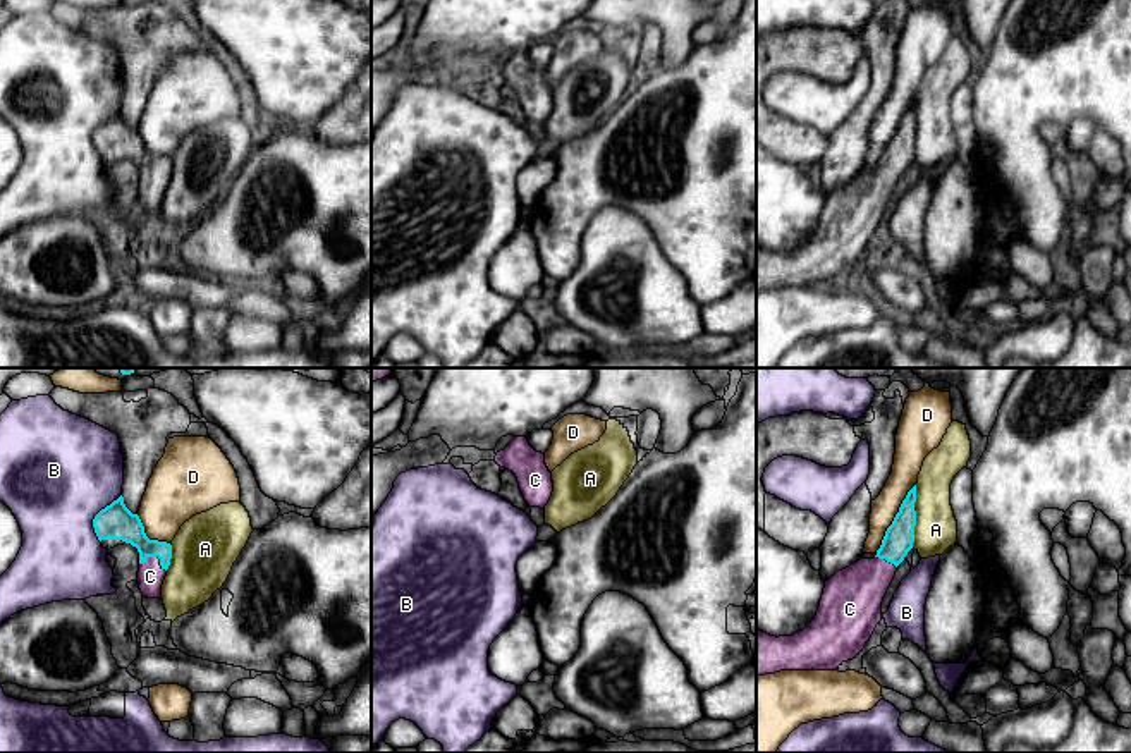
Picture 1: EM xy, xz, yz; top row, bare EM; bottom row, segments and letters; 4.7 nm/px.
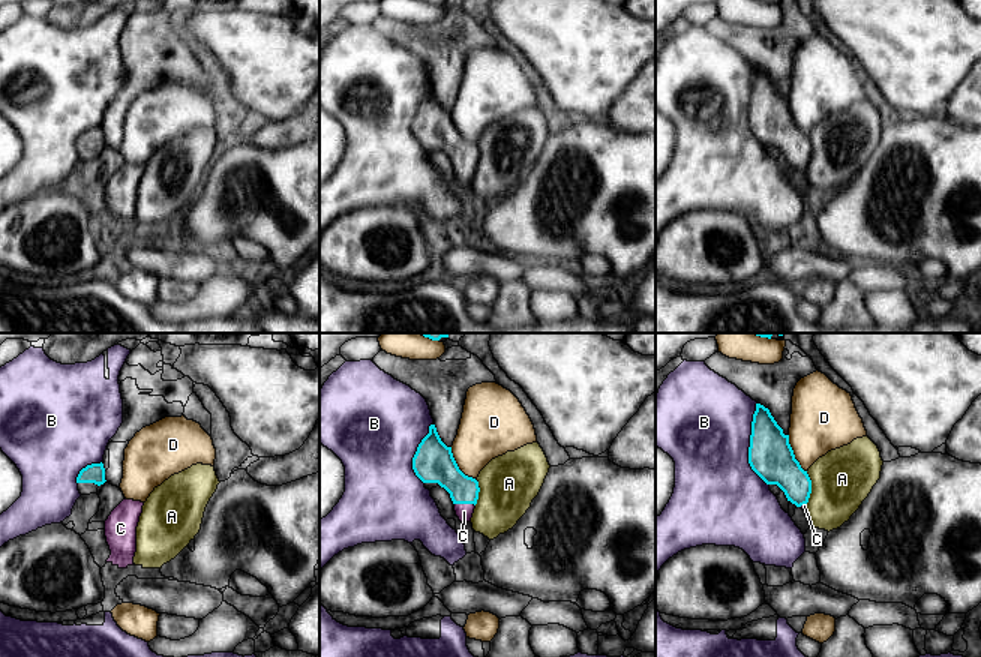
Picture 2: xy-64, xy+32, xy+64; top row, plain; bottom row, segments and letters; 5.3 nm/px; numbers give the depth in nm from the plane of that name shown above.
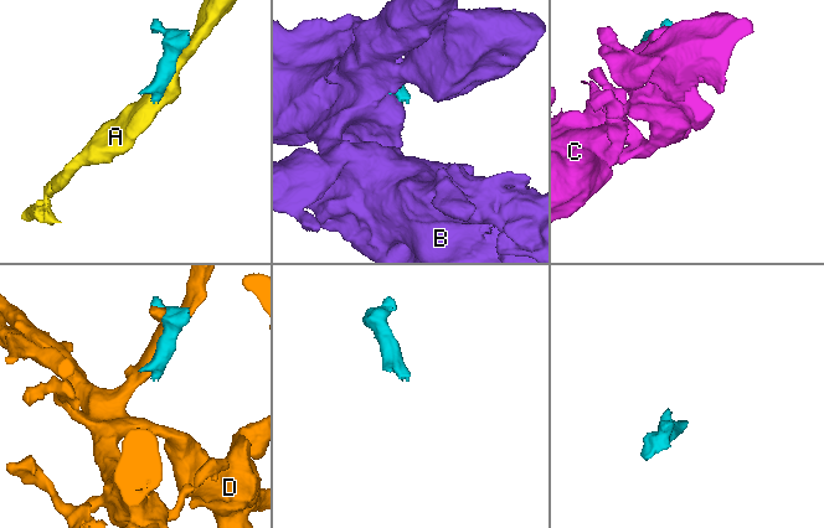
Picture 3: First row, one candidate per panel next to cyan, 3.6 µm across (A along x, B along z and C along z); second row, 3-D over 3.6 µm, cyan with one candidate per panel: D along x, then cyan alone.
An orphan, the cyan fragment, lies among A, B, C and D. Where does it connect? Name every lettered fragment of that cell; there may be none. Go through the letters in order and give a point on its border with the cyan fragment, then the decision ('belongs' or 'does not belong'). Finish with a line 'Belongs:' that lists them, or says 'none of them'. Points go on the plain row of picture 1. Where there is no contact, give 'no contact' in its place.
A: contact yz (915, 131); does not belong
B: contact xy (95, 131); does not belong
C: contact xy (155, 171); belongs
D: contact yz (894, 133); does not belong
Belongs: C

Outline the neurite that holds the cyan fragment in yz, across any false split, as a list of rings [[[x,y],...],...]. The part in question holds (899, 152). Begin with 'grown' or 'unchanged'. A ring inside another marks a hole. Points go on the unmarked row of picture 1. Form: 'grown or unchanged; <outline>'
grown; [[[916,100],[908,107],[873,174],[859,174],[825,196],[815,234],[792,251],[770,251],[756,244],[756,291],[780,285],[835,285],[856,273],[882,236],[882,217],[897,181],[913,163]]]

